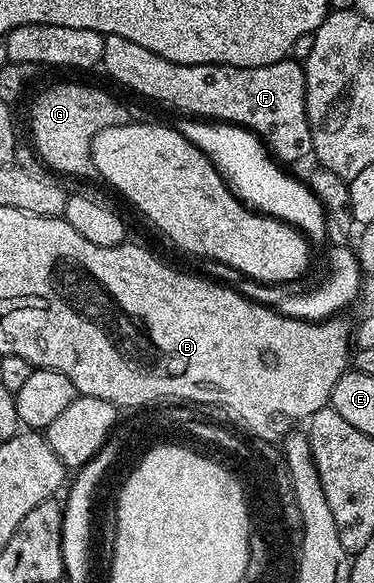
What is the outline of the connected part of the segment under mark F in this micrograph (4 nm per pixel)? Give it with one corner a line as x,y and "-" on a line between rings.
107,35
103,45
101,67
115,82
122,83
127,90
134,91
145,99
154,99
157,103
170,103
175,110
186,111
183,113
189,117
231,123
253,132
268,147
273,159
281,165
297,163
313,150
305,104
305,68
293,57
258,67
232,67
222,63
183,65
159,57
159,53
151,53
151,49
143,49
143,45
127,41
127,37

